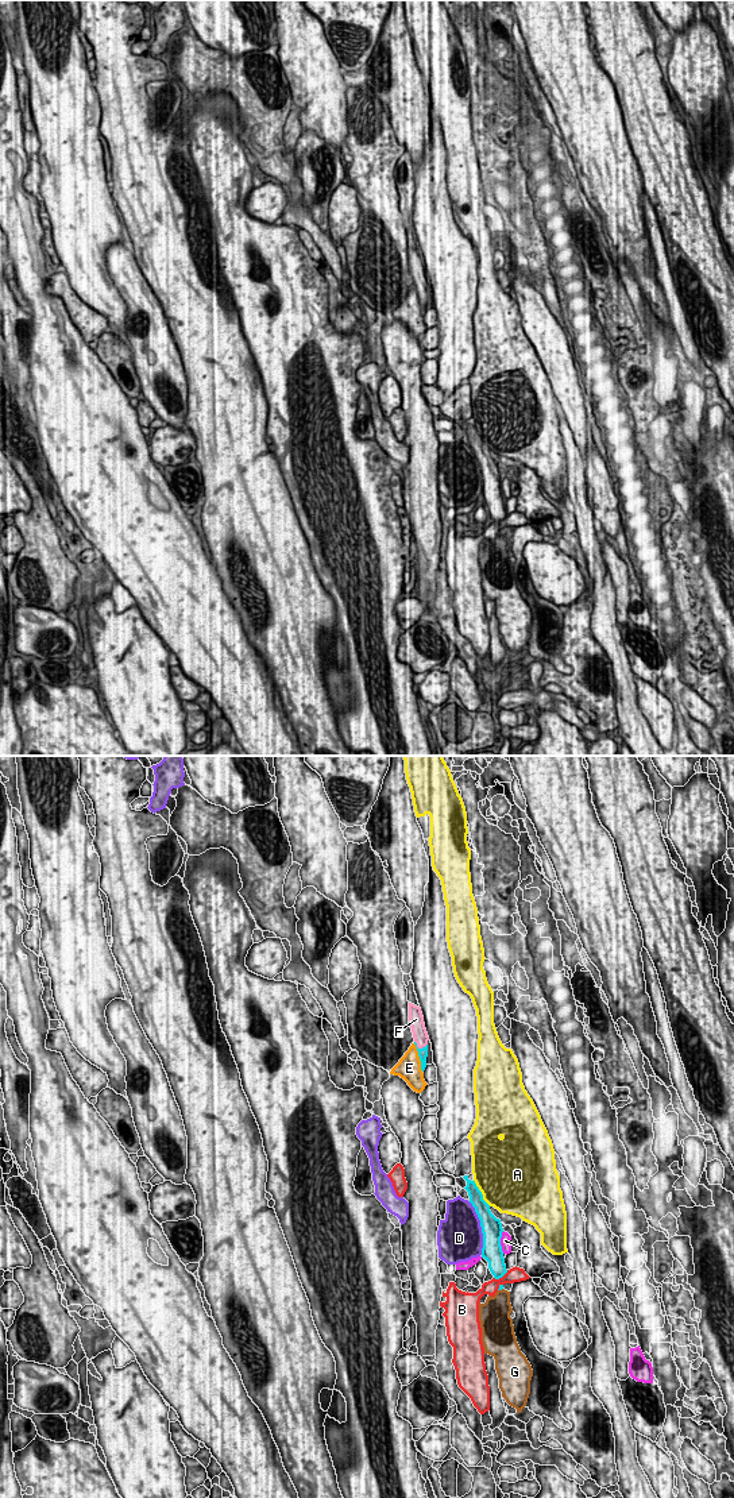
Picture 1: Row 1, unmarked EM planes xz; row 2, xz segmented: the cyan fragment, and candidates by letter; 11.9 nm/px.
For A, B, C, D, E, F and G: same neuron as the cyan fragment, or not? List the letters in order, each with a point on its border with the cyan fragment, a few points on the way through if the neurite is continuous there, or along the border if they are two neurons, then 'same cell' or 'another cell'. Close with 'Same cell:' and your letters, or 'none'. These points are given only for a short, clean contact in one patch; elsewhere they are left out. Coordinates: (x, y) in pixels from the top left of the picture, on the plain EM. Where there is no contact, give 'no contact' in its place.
A: contact xz (481, 437); another cell
B: contact xz (501, 521); another cell
C: contact xz (499, 486); border xz (503, 475), (501, 482), (502, 497); another cell
D: contact xz (482, 473); another cell
E: contact xz (418, 300); another cell
F: contact xz (420, 293); way xz (422, 297), (420, 293), (418, 274); same cell
G: contact xz (499, 533); another cell
Same cell: F

